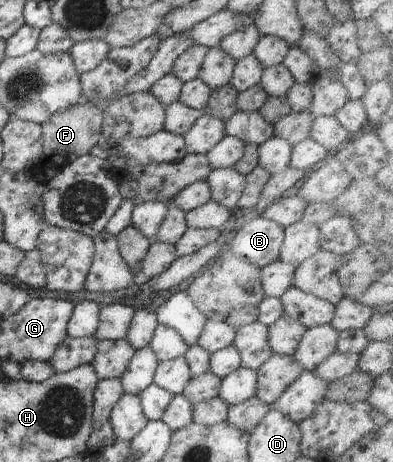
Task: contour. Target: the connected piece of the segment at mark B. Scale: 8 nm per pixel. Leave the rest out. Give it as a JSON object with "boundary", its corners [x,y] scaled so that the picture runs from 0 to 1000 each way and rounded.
{"boundary":[[[662,465],[623,478],[583,539],[608,561],[667,580],[707,561],[720,513],[723,494]]]}

